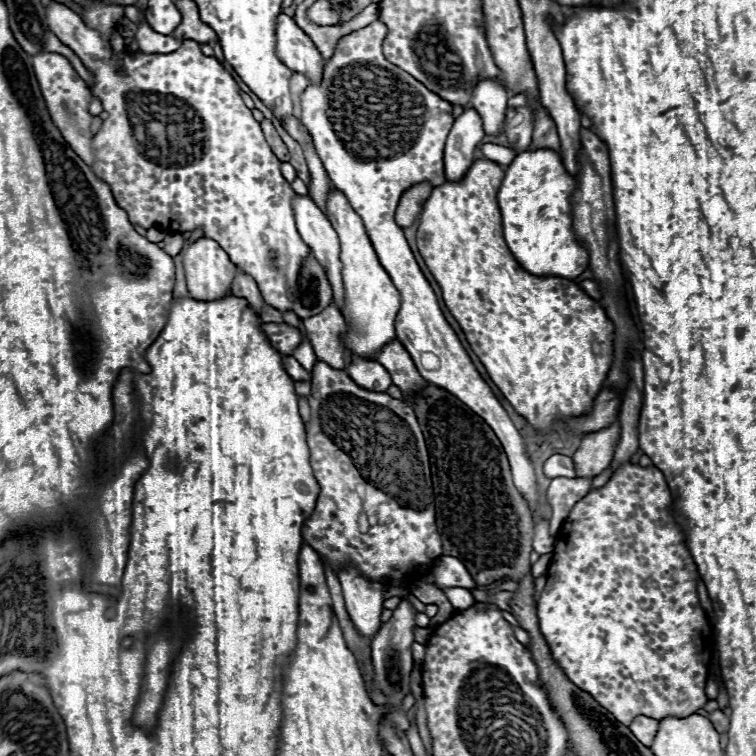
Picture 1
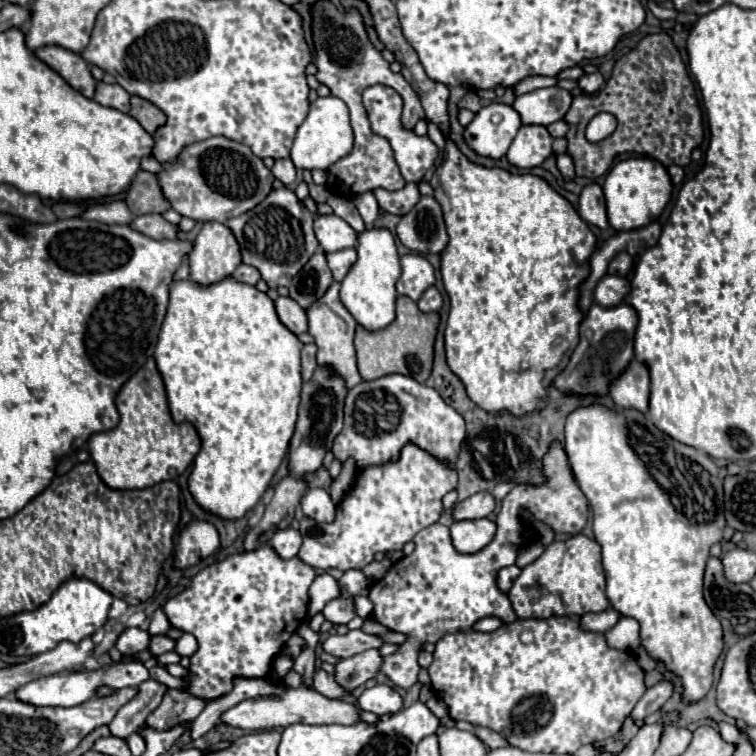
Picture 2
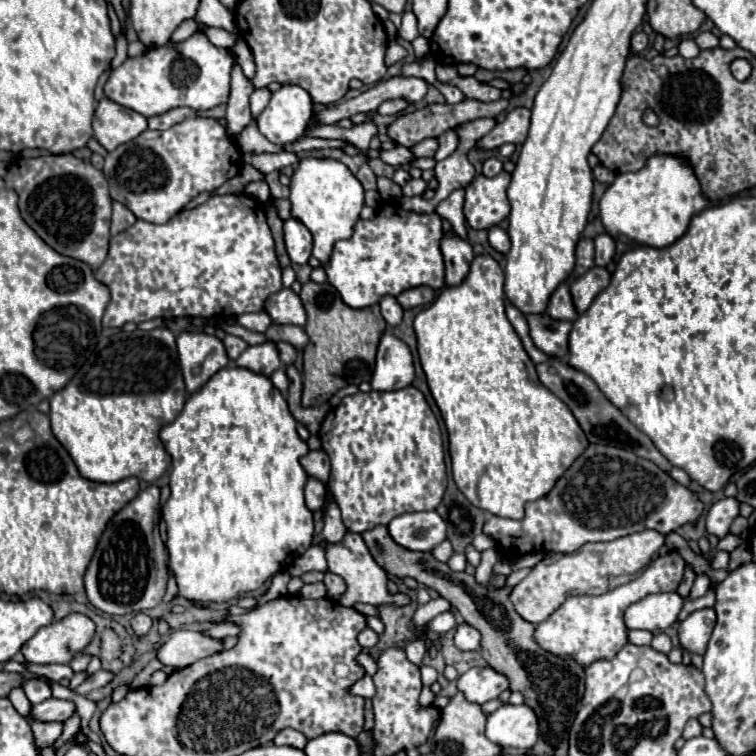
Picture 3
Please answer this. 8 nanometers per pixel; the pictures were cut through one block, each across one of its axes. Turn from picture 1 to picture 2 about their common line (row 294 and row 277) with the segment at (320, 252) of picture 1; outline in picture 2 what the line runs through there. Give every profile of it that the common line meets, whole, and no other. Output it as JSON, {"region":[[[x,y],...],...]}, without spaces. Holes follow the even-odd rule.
{"region":[[[346,248],[346,250],[338,250],[334,254],[326,254],[326,258],[328,258],[328,266],[334,274],[334,280],[340,282],[348,274],[350,266],[356,262],[358,254],[354,248]]]}

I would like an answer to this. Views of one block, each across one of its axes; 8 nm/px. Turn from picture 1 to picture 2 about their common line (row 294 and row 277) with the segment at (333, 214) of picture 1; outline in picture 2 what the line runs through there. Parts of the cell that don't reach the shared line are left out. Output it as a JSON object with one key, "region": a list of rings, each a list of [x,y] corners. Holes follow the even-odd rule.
{"region":[[[384,228],[364,230],[358,236],[356,252],[358,260],[342,280],[340,300],[362,328],[370,332],[382,330],[396,318],[396,282],[400,278],[400,260],[394,238]]]}

